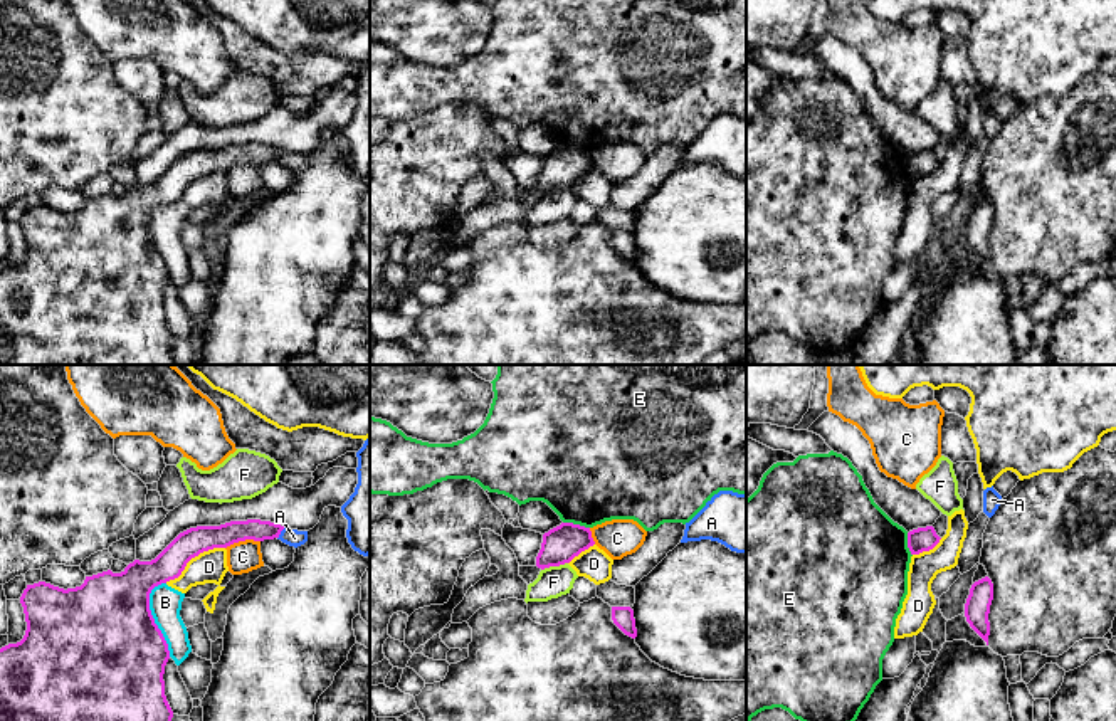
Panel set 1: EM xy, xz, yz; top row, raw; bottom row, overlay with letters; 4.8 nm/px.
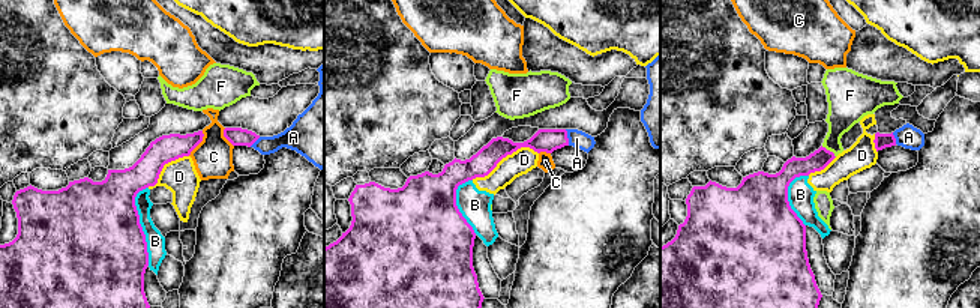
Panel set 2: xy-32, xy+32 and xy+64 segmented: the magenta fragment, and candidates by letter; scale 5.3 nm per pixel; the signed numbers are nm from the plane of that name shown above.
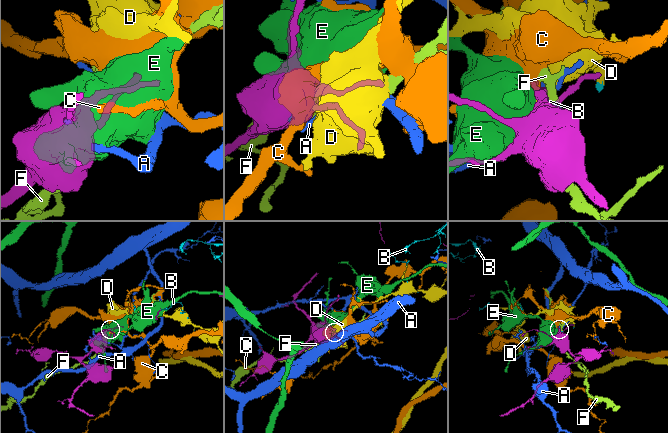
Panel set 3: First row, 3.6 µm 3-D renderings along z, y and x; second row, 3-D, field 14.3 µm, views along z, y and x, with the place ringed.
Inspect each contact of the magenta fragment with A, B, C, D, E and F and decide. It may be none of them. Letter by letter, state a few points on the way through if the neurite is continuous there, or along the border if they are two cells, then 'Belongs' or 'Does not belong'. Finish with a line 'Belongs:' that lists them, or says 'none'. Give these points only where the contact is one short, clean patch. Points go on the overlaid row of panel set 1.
A: Does not belong
B: Does not belong
C: Boundary: xy (259, 540), (239, 540), (226, 548). Does not belong
D: Boundary: xy (224, 547), (200, 552), (177, 577), (165, 582). Does not belong
E: Does not belong
F: Does not belong
Belongs: none

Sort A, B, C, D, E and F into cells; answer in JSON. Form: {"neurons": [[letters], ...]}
{"neurons": [["A"], ["B", "D"], ["C"], ["E"], ["F"]]}

